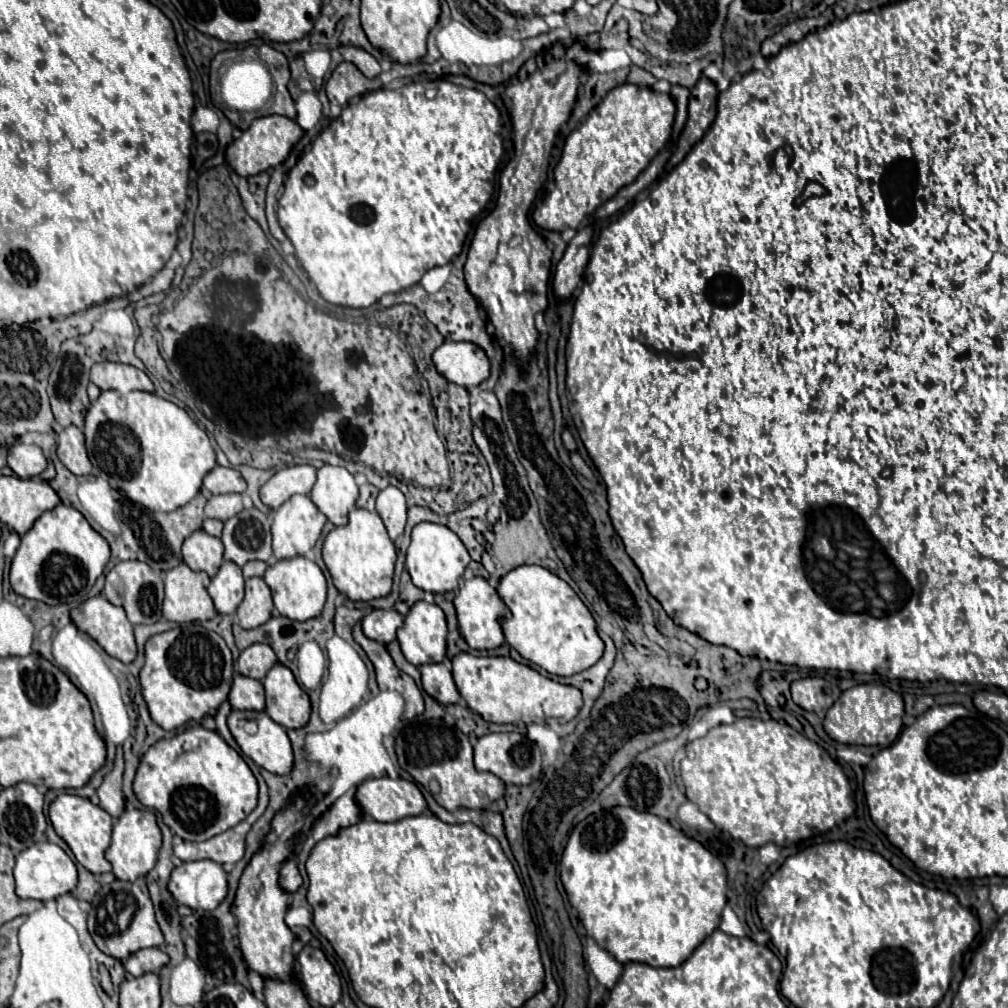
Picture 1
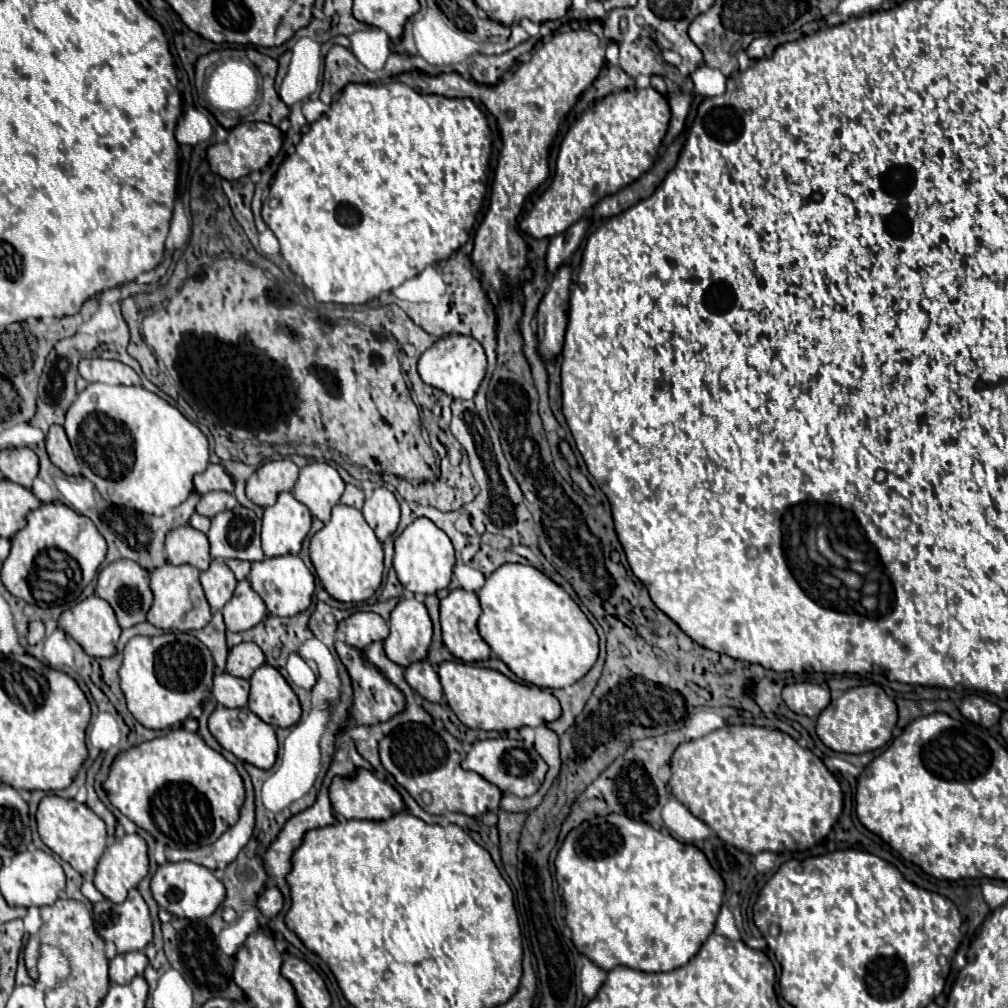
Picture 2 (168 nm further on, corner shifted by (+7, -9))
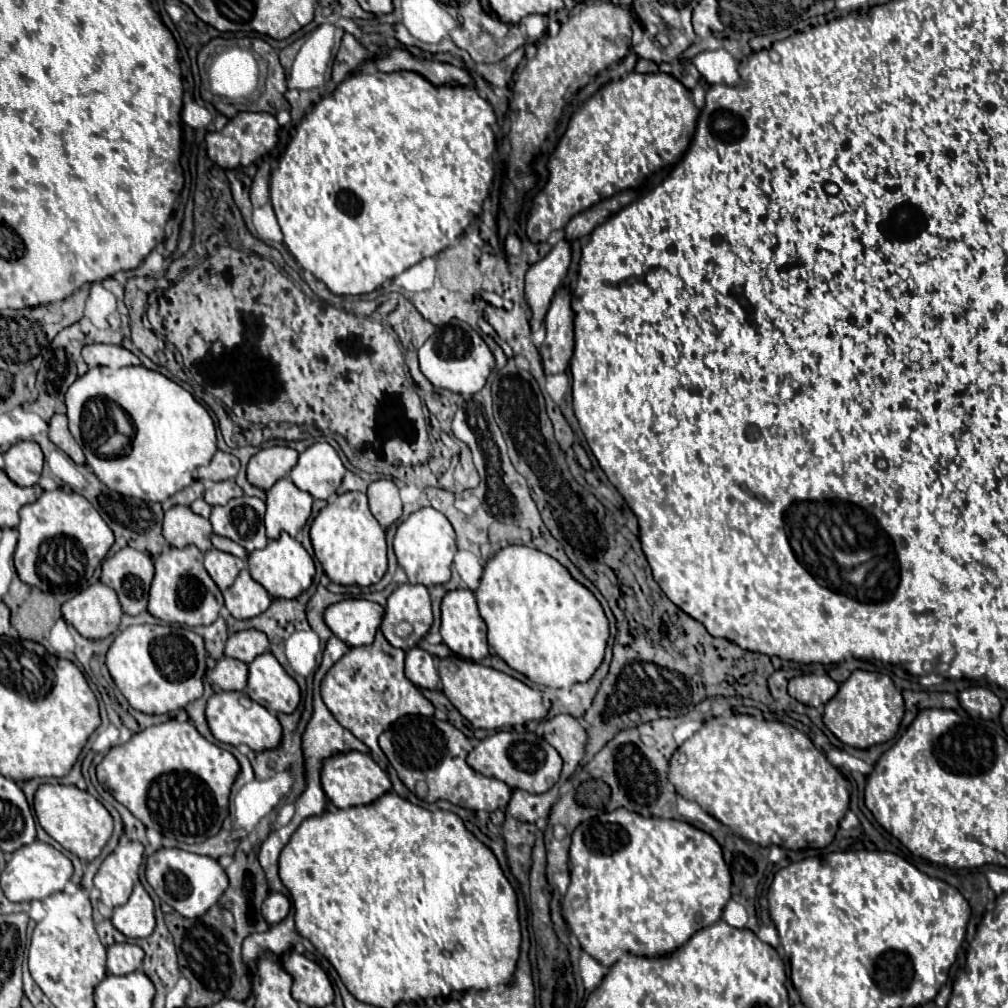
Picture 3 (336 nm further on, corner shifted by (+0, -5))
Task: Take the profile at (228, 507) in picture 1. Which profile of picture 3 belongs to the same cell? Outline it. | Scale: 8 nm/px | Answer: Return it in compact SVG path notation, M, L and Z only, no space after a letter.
M219 481L219 483L213 483L213 487L209 487L205 493L203 493L203 499L209 503L209 505L225 505L231 497L241 497L243 495L243 489L235 483L235 481Z

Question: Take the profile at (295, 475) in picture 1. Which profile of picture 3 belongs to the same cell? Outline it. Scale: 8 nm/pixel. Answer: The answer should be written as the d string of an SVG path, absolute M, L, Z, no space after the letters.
M273 445L257 451L247 463L247 481L255 487L269 489L277 479L291 471L299 453L287 445Z

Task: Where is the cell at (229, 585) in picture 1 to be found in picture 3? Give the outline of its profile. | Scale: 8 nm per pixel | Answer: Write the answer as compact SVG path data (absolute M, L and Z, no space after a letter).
M209 549L205 551L205 569L209 571L209 575L213 577L213 581L219 585L219 589L227 589L235 577L239 575L239 571L245 567L245 563L225 551L219 549Z

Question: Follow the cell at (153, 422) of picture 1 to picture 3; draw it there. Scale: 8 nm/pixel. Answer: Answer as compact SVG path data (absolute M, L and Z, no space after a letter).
M101 365L91 367L67 389L65 405L69 429L77 443L83 447L87 465L93 469L99 481L127 497L143 501L167 501L167 497L195 481L197 467L207 465L217 449L215 423L207 407L195 401L195 397L181 385L143 365L129 365L121 369Z

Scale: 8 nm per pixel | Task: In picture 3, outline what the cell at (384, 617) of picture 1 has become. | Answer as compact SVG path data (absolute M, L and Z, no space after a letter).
M343 599L325 609L323 621L349 647L371 645L383 619L383 607L367 599Z

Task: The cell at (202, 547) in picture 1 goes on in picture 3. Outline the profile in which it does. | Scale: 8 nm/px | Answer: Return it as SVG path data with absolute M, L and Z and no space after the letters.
M175 505L165 511L163 519L163 537L173 547L197 545L201 551L211 549L211 523L205 517L199 517L185 505Z

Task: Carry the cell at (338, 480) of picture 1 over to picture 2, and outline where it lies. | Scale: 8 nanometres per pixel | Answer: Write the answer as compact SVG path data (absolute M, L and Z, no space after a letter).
M318 461L300 469L300 477L292 491L292 495L322 523L330 521L330 511L340 501L342 493L344 481L338 471L332 465Z

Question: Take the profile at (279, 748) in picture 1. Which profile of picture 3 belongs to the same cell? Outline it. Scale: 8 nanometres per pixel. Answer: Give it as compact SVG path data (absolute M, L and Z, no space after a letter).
M215 691L209 701L207 701L207 709L205 709L205 717L207 717L207 725L213 733L213 737L221 743L229 743L229 745L247 745L255 751L263 751L263 749L271 749L281 741L281 725L275 717L275 713L267 711L263 705L251 701L245 707L245 695L237 693L237 691Z

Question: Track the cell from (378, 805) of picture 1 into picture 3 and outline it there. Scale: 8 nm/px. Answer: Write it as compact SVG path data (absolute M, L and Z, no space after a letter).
M347 751L347 753L331 755L323 761L321 787L335 807L347 809L347 807L355 807L355 805L373 803L383 793L391 791L391 781L387 777L387 773L371 759L371 755L359 753L359 751Z

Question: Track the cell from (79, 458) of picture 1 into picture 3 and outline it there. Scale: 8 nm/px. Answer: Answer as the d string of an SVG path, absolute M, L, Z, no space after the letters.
M53 415L49 421L49 439L61 449L65 451L75 463L83 465L85 463L85 455L81 451L81 447L77 445L77 441L73 439L69 427L67 427L67 417L65 415Z

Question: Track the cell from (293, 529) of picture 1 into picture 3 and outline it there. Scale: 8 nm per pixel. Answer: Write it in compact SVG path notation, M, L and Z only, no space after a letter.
M281 477L267 491L265 505L267 537L275 539L281 535L281 531L295 537L297 529L303 527L311 515L313 497L307 491L295 487L295 483L289 477Z

